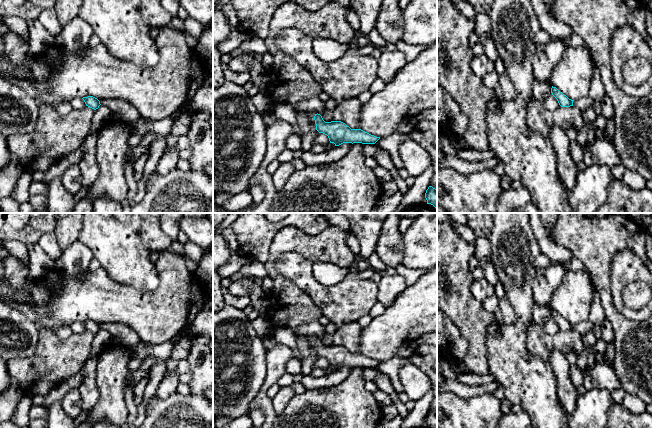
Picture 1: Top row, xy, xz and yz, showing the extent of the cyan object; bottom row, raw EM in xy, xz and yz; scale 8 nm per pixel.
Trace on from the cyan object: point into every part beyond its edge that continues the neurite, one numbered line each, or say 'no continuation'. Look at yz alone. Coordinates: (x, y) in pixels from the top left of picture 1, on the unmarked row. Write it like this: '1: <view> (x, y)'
no continuation

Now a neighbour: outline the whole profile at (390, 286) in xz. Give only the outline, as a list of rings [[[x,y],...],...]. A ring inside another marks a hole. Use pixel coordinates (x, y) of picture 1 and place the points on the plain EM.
[[[383,273],[377,285],[377,301],[383,304],[385,308],[392,305],[397,296],[407,287],[405,278],[399,273],[394,275]]]

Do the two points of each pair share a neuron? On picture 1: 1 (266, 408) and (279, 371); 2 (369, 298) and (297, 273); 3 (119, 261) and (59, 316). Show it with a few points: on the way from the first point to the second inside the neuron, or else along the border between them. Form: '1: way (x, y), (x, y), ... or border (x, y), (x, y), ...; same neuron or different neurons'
1: way (263, 399), (263, 389), (270, 380); same neuron
2: way (351, 298), (326, 298), (315, 290); same neuron
3: border (101, 266), (113, 279), (127, 285); different neurons

